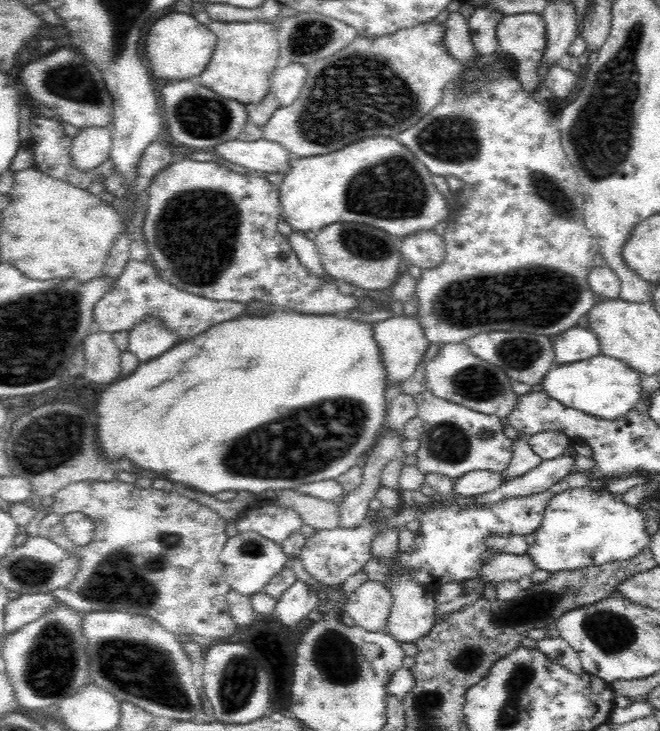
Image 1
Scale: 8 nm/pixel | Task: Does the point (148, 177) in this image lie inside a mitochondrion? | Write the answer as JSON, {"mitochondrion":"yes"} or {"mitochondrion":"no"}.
{"mitochondrion":"no"}

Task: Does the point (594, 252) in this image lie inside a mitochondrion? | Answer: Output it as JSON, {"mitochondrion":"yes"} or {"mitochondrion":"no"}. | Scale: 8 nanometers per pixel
{"mitochondrion":"no"}

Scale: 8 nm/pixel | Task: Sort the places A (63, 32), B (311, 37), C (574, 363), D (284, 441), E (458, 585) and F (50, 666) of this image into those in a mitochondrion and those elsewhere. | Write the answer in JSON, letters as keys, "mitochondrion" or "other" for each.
{"A":"other","B":"mitochondrion","C":"other","D":"mitochondrion","E":"other","F":"mitochondrion"}

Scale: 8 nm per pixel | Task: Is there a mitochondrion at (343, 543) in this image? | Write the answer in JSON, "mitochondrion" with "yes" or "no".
{"mitochondrion":"no"}

